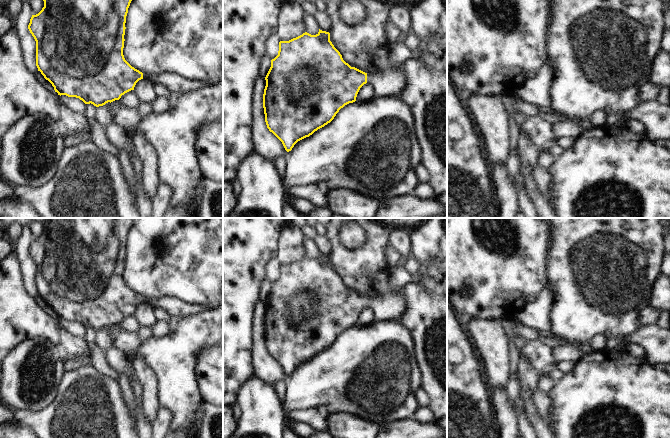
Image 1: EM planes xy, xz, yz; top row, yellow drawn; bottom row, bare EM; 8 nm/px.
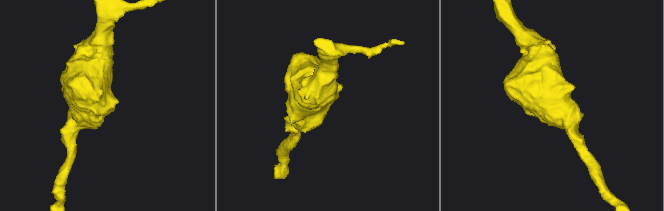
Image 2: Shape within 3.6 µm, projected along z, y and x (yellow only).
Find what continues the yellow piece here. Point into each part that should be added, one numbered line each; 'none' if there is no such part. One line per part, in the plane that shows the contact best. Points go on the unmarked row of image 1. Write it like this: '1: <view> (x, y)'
1: xz (391, 306)

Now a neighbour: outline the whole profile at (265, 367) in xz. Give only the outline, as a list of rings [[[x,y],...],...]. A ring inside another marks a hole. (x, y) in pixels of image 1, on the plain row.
[[[258,300],[250,326],[252,330],[251,360],[254,375],[273,386],[276,381],[285,381],[288,376],[282,366],[267,352],[263,332],[265,310],[265,301]]]

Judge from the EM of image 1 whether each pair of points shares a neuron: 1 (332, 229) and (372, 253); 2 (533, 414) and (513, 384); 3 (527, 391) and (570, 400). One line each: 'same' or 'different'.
1: same
2: different
3: different

